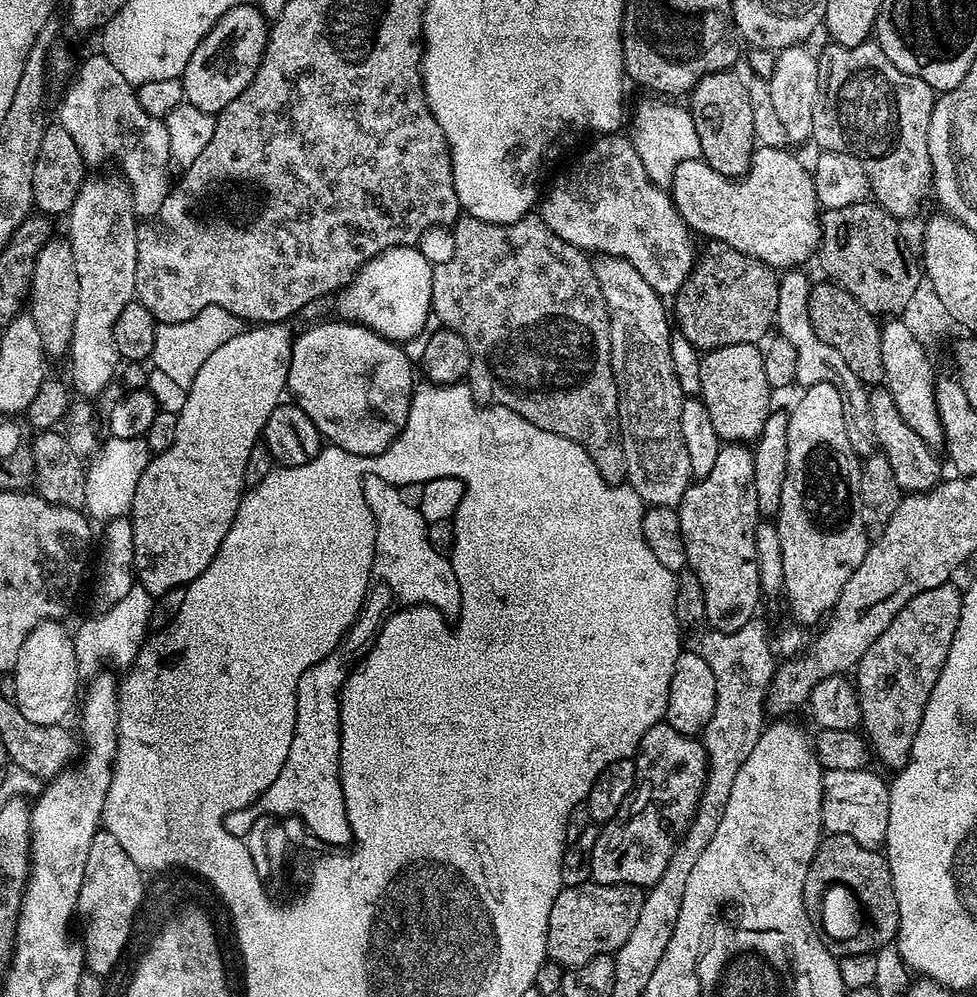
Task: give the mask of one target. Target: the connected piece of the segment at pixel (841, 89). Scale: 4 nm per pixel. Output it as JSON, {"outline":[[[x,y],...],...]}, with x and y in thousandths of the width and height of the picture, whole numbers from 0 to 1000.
{"outline":[[[847,42],[844,45],[843,49],[838,49],[835,57],[837,62],[837,98],[833,102],[831,139],[842,151],[861,152],[878,158],[878,161],[882,162],[882,166],[885,168],[886,179],[889,181],[892,189],[892,200],[901,208],[906,209],[912,217],[916,217],[918,221],[928,222],[928,217],[936,216],[945,207],[946,200],[949,197],[953,198],[956,193],[954,163],[952,162],[952,150],[950,149],[950,131],[952,130],[954,111],[960,99],[959,93],[948,82],[944,82],[944,78],[936,78],[936,74],[927,74],[923,70],[919,70],[919,66],[915,66],[915,62],[911,62],[911,58],[907,58],[907,54],[901,49],[900,43],[885,42],[878,46],[862,46],[861,44]]]}

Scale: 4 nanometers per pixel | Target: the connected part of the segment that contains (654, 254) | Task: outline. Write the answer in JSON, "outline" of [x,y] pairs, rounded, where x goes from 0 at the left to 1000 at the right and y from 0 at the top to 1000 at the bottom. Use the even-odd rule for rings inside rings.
{"outline":[[[614,134],[607,140],[610,141],[562,189],[560,186],[551,205],[553,220],[563,227],[563,231],[567,231],[571,239],[583,243],[599,254],[632,257],[645,263],[645,267],[649,267],[649,271],[661,279],[662,285],[677,299],[691,298],[707,275],[710,264],[710,249],[708,253],[704,226],[697,219],[687,196],[665,183],[665,175],[661,175],[661,169],[657,166],[657,160],[653,158],[653,152],[642,135]]]}

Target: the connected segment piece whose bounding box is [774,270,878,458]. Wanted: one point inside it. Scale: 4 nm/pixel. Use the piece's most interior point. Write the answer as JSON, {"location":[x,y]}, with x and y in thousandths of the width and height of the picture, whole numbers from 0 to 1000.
{"location":[835,363]}

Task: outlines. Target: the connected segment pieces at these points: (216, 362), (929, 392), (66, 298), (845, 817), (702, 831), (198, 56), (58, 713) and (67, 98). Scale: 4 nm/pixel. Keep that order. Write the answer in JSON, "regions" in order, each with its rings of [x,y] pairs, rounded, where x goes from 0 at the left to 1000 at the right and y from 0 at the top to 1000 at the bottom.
{"regions":[[[[291,323],[254,327],[243,338],[228,343],[207,364],[198,385],[191,390],[189,406],[180,418],[178,443],[169,453],[159,454],[153,460],[149,471],[145,471],[141,491],[137,491],[133,523],[138,581],[153,599],[159,600],[170,596],[170,592],[187,590],[199,584],[199,580],[215,568],[219,556],[223,556],[227,540],[231,540],[231,532],[235,532],[240,524],[252,489],[252,459],[256,459],[256,451],[260,451],[269,438],[272,419],[276,419],[294,390],[294,371],[301,340],[301,333],[295,328]]],[[[909,319],[901,325],[901,342],[903,343],[904,388],[915,401],[920,415],[926,425],[942,436],[952,450],[958,451],[966,444],[964,419],[960,419],[958,406],[958,383],[960,374],[954,370],[954,361],[950,358],[948,345],[936,339],[921,319]]],[[[52,238],[38,253],[29,296],[29,316],[35,319],[48,356],[69,354],[76,316],[79,315],[79,299],[80,275],[76,268],[75,249],[67,238]]],[[[888,770],[844,773],[841,816],[844,836],[866,837],[874,841],[878,849],[901,853],[907,841],[907,824],[911,824],[911,796],[907,782],[893,773]]],[[[771,620],[750,634],[725,632],[720,635],[714,653],[723,660],[723,668],[731,672],[733,681],[733,703],[731,716],[719,735],[719,745],[725,757],[725,779],[716,807],[712,810],[712,820],[702,836],[702,848],[705,856],[711,857],[721,849],[722,840],[739,820],[743,804],[747,800],[747,788],[751,788],[759,764],[768,760],[768,752],[776,745],[776,740],[784,729],[784,711],[782,702],[786,698],[786,689],[796,669],[788,634],[782,631],[778,620]]],[[[251,2],[248,6],[233,8],[227,18],[203,42],[194,62],[188,67],[188,95],[191,103],[201,104],[203,110],[222,113],[230,105],[240,102],[260,78],[268,62],[268,54],[274,45],[275,21],[261,3]]],[[[48,622],[36,629],[24,644],[12,673],[12,701],[20,715],[35,726],[64,725],[73,710],[75,713],[82,694],[76,640],[63,627],[62,623]]],[[[104,54],[88,57],[83,64],[80,64],[73,80],[74,85],[67,90],[66,97],[61,100],[59,122],[66,127],[68,134],[76,138],[76,146],[80,146],[87,165],[106,164],[110,160],[116,160],[123,168],[122,176],[126,178],[134,192],[135,207],[140,218],[158,216],[164,208],[169,208],[176,189],[175,180],[172,181],[170,173],[173,163],[173,132],[167,120],[149,114],[149,110],[141,106],[135,83],[125,78],[125,74],[117,70],[117,62],[113,62]]]]}

